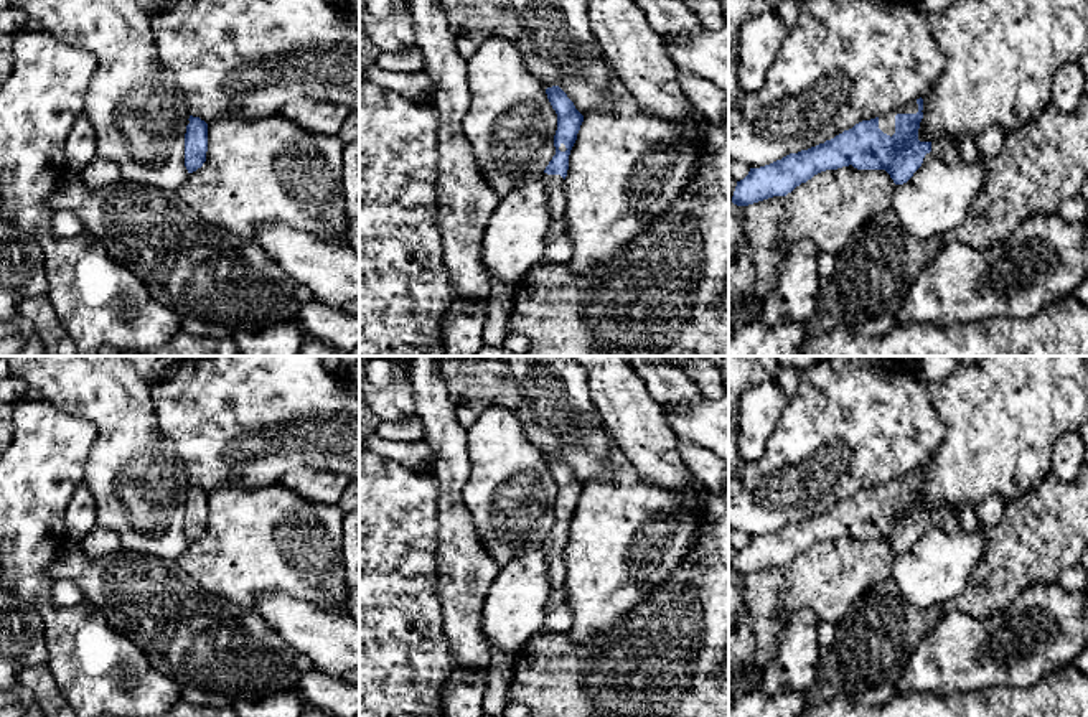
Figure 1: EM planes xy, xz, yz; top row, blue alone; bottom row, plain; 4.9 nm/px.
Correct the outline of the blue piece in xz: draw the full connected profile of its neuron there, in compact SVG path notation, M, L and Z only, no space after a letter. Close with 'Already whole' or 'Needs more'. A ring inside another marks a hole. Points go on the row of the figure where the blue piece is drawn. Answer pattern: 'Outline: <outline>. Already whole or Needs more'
Outline: M559 86L547 87L546 94L557 114L557 130L554 135L556 155L546 166L542 181L547 193L549 214L552 221L559 221L564 219L567 208L564 180L569 170L569 155L577 140L584 115Z. Needs more

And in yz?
Outline: M923 99L862 120L824 143L790 153L737 181L732 203L748 206L773 196L786 196L801 183L826 170L852 165L857 170L885 170L895 185L907 183L922 166L926 153L946 165L961 158L959 142L941 135L933 142L920 142Z. Needs more

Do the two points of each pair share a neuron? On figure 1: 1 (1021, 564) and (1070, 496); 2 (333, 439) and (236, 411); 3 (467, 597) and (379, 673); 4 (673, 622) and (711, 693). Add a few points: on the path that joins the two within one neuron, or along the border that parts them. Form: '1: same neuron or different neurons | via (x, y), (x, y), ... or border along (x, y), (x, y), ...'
1: same neuron | via (1027, 548), (1054, 521), (1057, 513)
2: same neuron | via (309, 417), (287, 411), (261, 411)
3: different neurons | border along (436, 579), (442, 632), (452, 655)
4: same neuron | via (678, 640), (694, 660), (696, 674)

